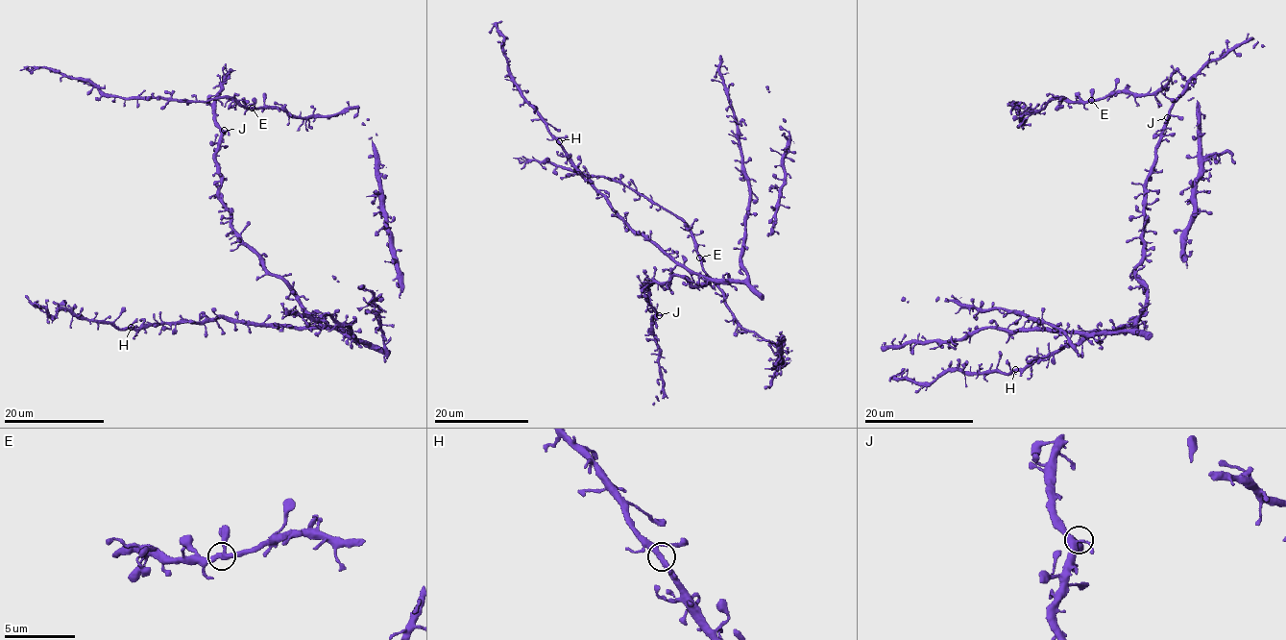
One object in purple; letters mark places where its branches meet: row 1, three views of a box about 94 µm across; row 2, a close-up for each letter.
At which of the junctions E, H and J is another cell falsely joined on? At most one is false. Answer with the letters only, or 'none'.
none

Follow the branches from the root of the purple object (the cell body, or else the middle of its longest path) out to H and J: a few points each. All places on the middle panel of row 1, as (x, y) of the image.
H: (663, 282), (683, 275), (692, 285), (706, 282), (676, 265), (652, 243), (637, 234), (585, 178), (559, 141)
J: (663, 282), (657, 281), (645, 286), (649, 290), (646, 301), (659, 315)

